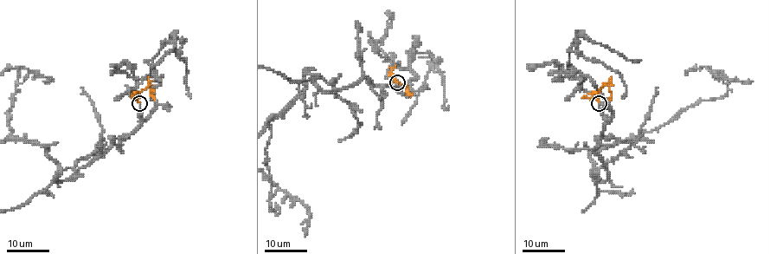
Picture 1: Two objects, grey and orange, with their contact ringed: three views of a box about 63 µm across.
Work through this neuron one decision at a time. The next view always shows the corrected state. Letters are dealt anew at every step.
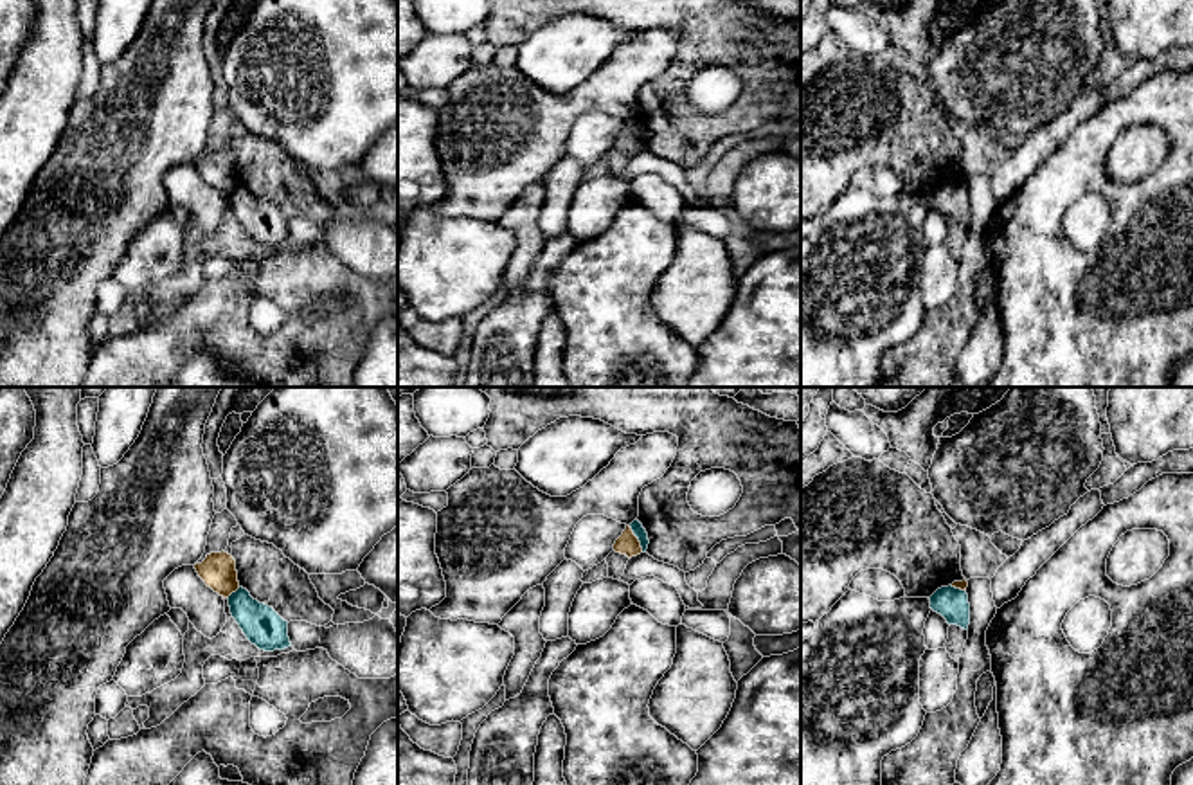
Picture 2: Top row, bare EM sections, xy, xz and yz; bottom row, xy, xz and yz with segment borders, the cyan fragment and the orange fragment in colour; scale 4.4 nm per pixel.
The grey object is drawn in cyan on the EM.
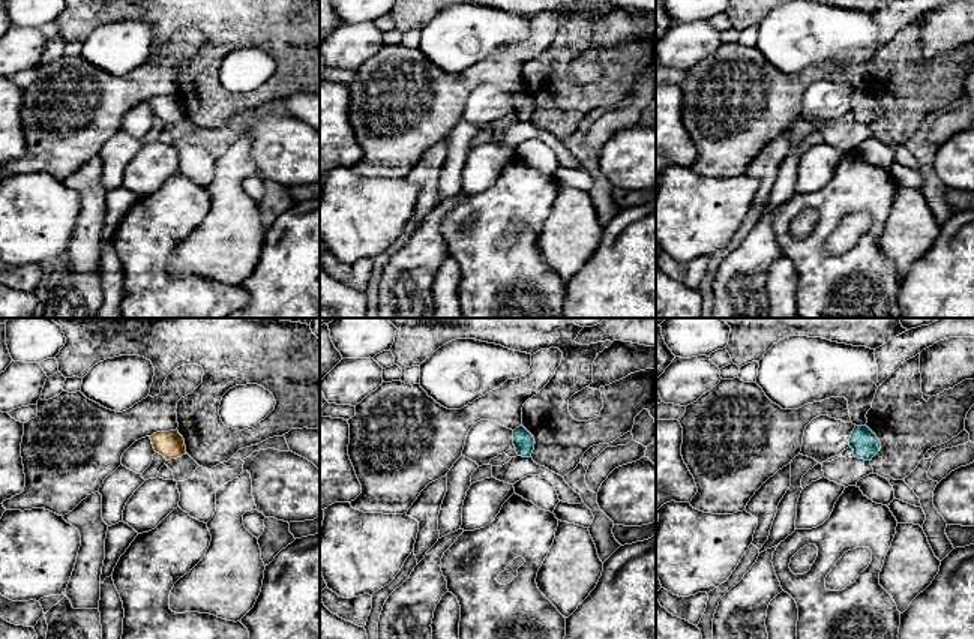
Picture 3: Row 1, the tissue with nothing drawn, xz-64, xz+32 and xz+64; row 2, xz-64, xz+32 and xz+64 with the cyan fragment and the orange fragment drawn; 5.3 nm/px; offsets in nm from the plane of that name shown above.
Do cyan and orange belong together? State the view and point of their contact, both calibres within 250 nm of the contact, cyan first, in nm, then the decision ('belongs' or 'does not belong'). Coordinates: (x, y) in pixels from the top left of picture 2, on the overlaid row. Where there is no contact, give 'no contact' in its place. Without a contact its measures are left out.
meets cyan in xz at (637, 537); 60 nm thick on the cyan side, 100 nm on the other; does not belong

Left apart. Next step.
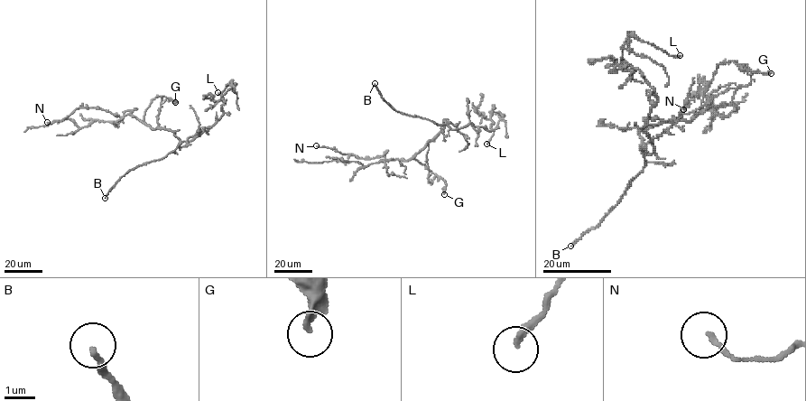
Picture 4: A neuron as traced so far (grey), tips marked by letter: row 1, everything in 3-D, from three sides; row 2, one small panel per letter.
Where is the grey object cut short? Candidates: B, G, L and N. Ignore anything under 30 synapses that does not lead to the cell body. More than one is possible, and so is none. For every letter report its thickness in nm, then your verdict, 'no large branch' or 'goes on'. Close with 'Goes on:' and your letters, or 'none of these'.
B: calibre 220 nm; goes on
G: calibre 240 nm; no large branch
L: calibre 220 nm; no large branch
N: calibre 160 nm; no large branch
Goes on: B

